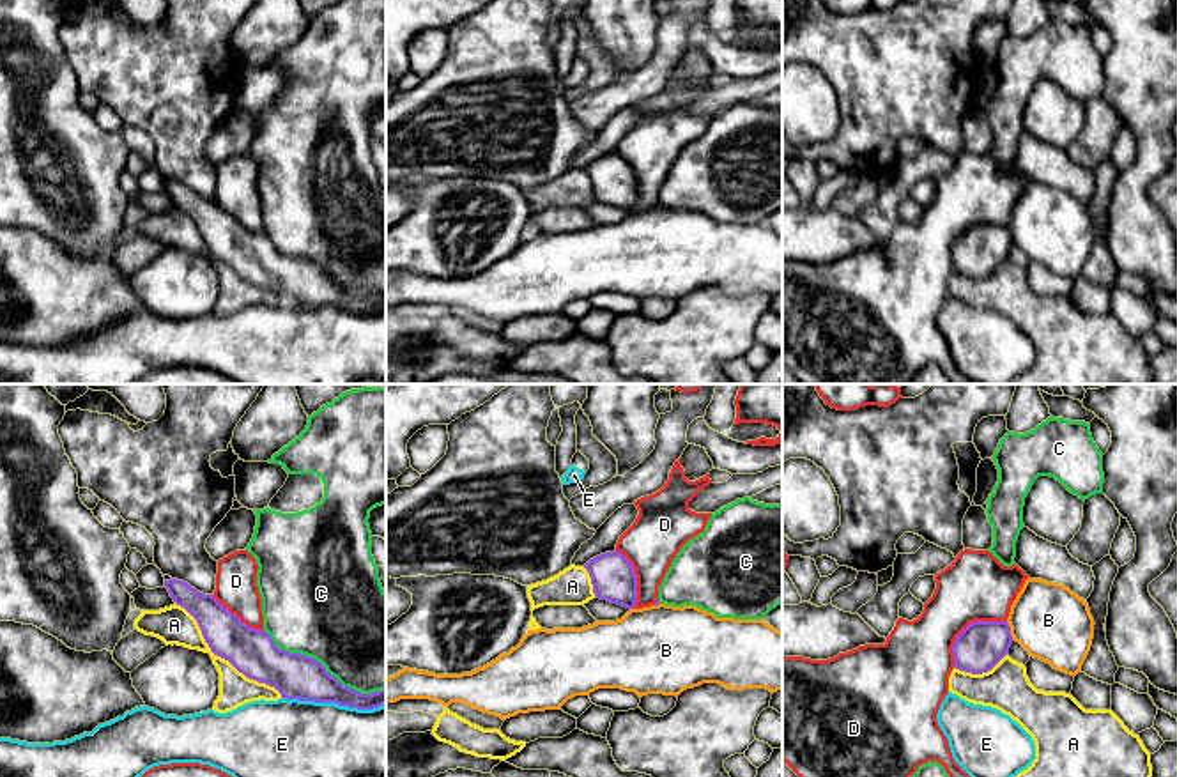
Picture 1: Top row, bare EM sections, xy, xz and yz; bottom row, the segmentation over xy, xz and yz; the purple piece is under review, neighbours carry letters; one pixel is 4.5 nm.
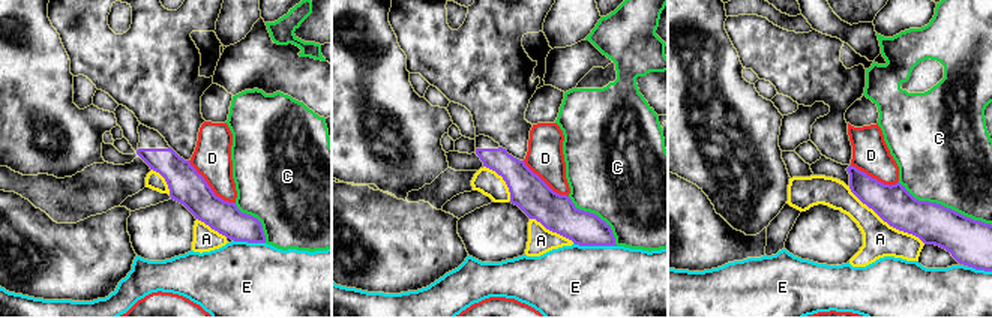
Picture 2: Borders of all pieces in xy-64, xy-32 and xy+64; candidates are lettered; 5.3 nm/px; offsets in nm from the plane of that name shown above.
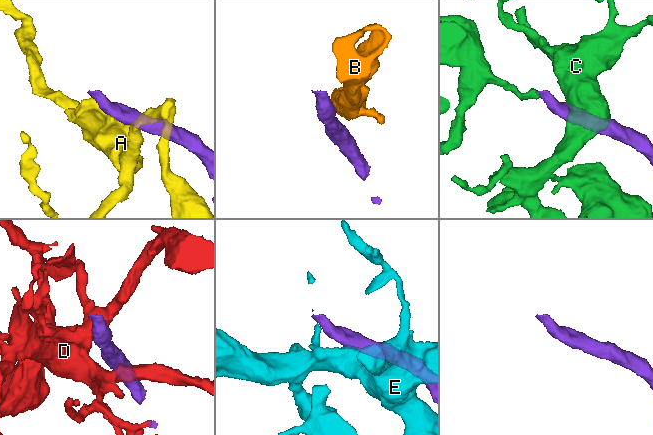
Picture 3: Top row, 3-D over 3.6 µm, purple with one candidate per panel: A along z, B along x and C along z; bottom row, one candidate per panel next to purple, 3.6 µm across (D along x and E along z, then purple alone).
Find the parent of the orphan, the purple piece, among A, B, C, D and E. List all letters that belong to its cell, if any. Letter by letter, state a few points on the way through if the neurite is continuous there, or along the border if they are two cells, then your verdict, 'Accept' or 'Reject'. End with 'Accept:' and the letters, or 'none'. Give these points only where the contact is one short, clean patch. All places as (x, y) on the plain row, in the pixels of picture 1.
A: Reject
B: Boundary: yz (1006, 225), (1013, 241). Reject
C: Reject
D: Reject
E: Reject
Accept: none

